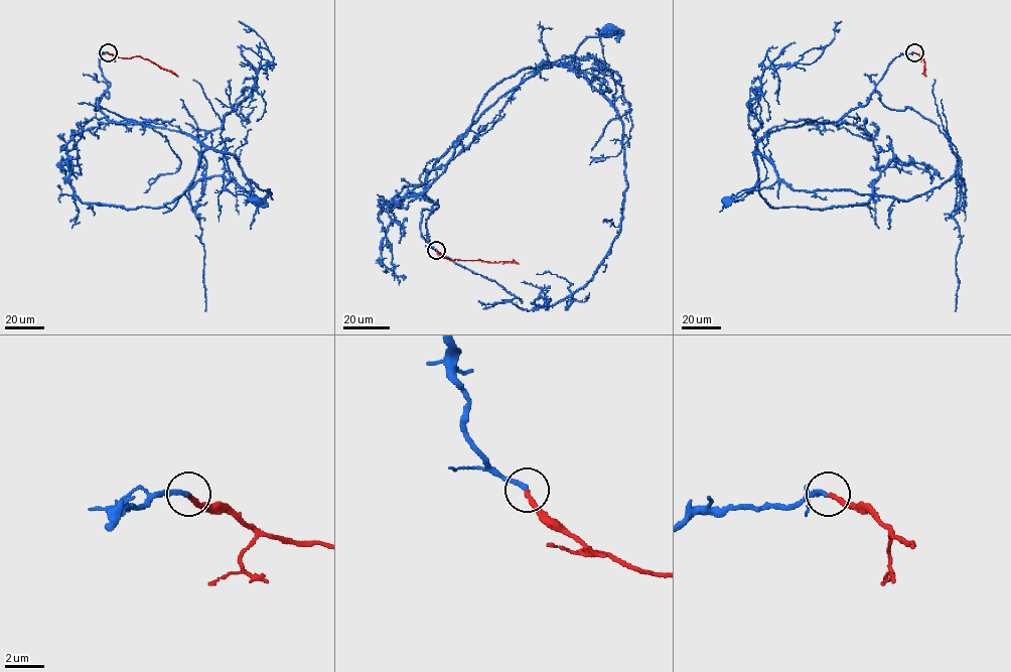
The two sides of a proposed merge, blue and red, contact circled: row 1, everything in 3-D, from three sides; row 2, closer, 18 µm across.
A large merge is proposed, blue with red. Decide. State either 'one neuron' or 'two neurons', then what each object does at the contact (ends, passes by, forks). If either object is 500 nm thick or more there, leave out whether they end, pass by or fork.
one neuron | blue ends | red ends

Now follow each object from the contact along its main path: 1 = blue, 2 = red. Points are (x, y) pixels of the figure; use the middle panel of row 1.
1: (436, 250), (426, 227), (439, 207), (425, 194), (432, 166), (543, 68), (578, 77), (577, 47), (611, 29)
2: (436, 250), (449, 259), (519, 264)

